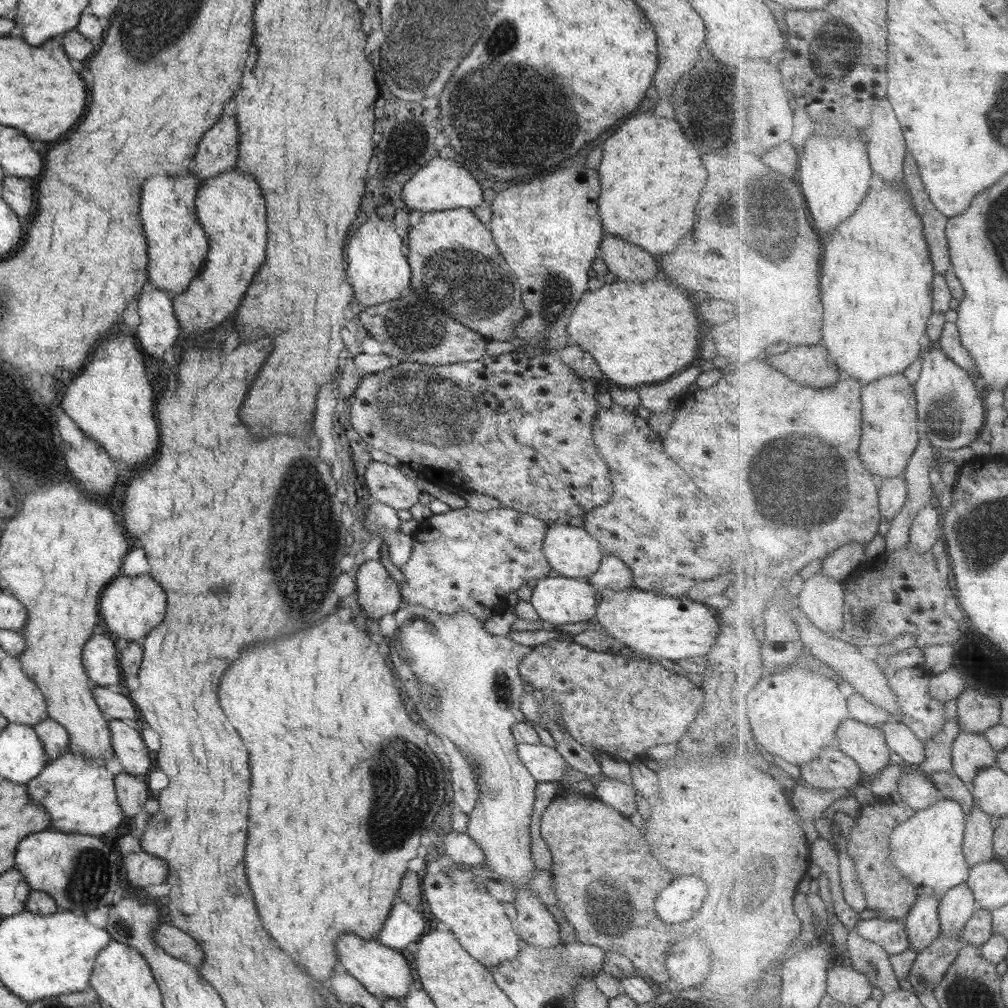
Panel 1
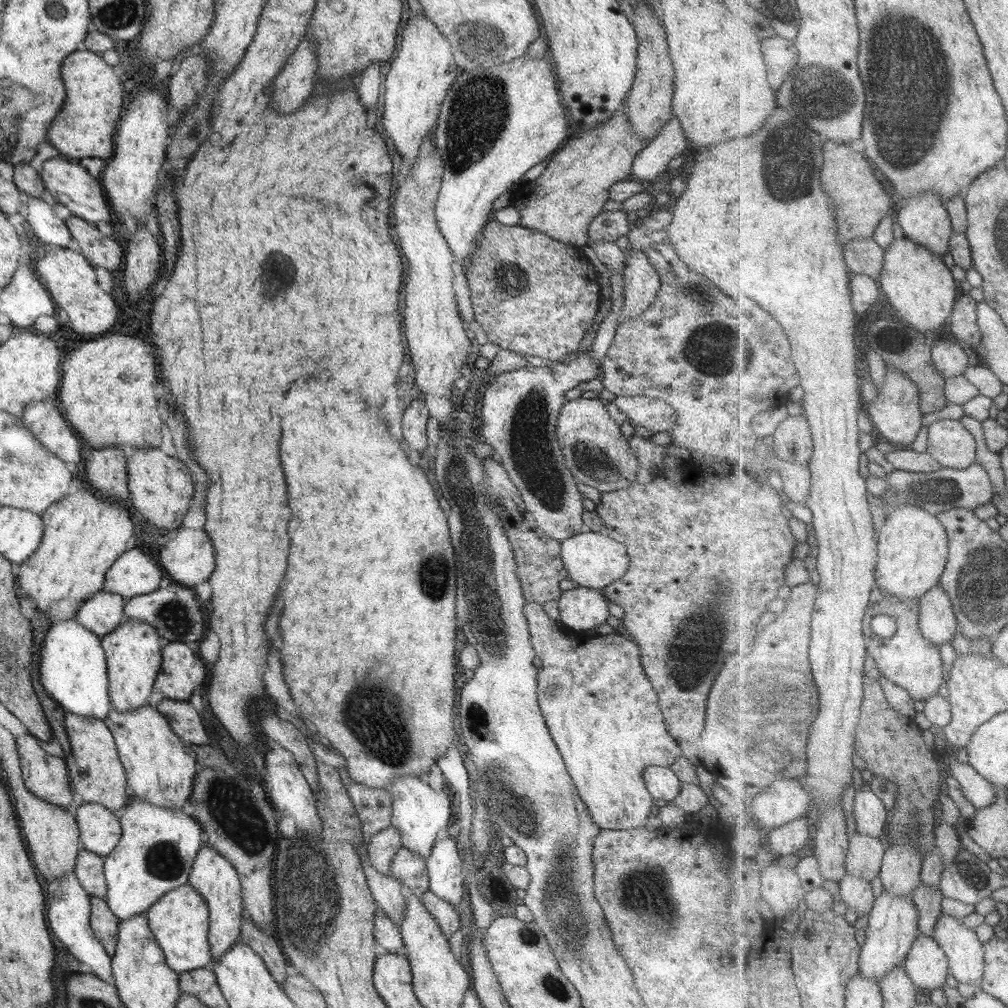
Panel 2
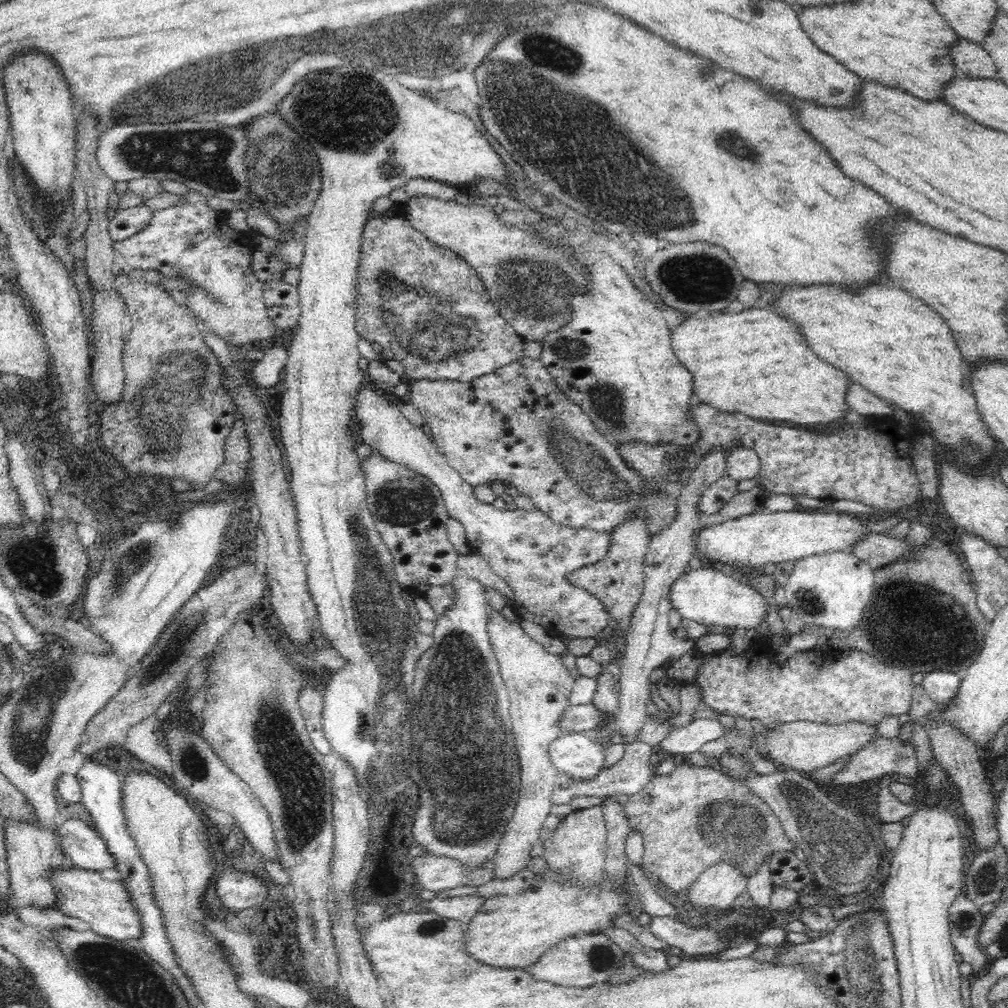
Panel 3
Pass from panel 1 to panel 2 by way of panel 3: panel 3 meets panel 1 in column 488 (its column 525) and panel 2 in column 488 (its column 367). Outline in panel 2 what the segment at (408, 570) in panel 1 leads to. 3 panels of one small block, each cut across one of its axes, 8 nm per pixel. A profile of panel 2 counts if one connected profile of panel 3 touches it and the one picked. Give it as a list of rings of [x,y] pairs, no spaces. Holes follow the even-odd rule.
[[[598,325],[588,329],[580,342],[578,357],[546,367],[526,365],[493,376],[482,389],[476,407],[484,442],[500,456],[500,464],[518,488],[537,526],[558,541],[588,531],[582,520],[585,511],[582,493],[578,491],[578,481],[566,466],[556,436],[556,422],[562,405],[567,401],[564,394],[581,382],[598,378],[599,365],[588,355],[596,330]]]

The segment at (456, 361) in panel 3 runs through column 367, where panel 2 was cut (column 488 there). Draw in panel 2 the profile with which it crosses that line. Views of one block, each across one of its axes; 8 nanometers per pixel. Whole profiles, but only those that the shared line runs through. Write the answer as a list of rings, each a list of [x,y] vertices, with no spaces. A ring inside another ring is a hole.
[[[492,220],[487,222],[471,262],[464,266],[474,318],[486,333],[492,350],[502,348],[556,363],[564,362],[571,353],[578,351],[601,303],[598,274],[581,248],[557,242],[556,238],[550,238],[538,230],[505,226]]]

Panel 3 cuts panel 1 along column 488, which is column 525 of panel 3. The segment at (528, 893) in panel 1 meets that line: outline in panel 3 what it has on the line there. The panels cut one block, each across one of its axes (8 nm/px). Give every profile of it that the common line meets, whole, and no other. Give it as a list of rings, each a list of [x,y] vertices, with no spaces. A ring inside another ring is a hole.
[[[490,606],[486,627],[511,700],[511,729],[521,775],[520,796],[492,859],[493,878],[504,880],[527,868],[534,842],[539,840],[541,828],[551,814],[553,804],[550,797],[558,787],[556,780],[559,770],[552,764],[548,748],[556,738],[568,733],[563,732],[558,721],[570,706],[570,696],[577,679],[570,674],[559,656],[547,651],[524,632],[518,619],[509,623],[500,611],[494,611]]]

